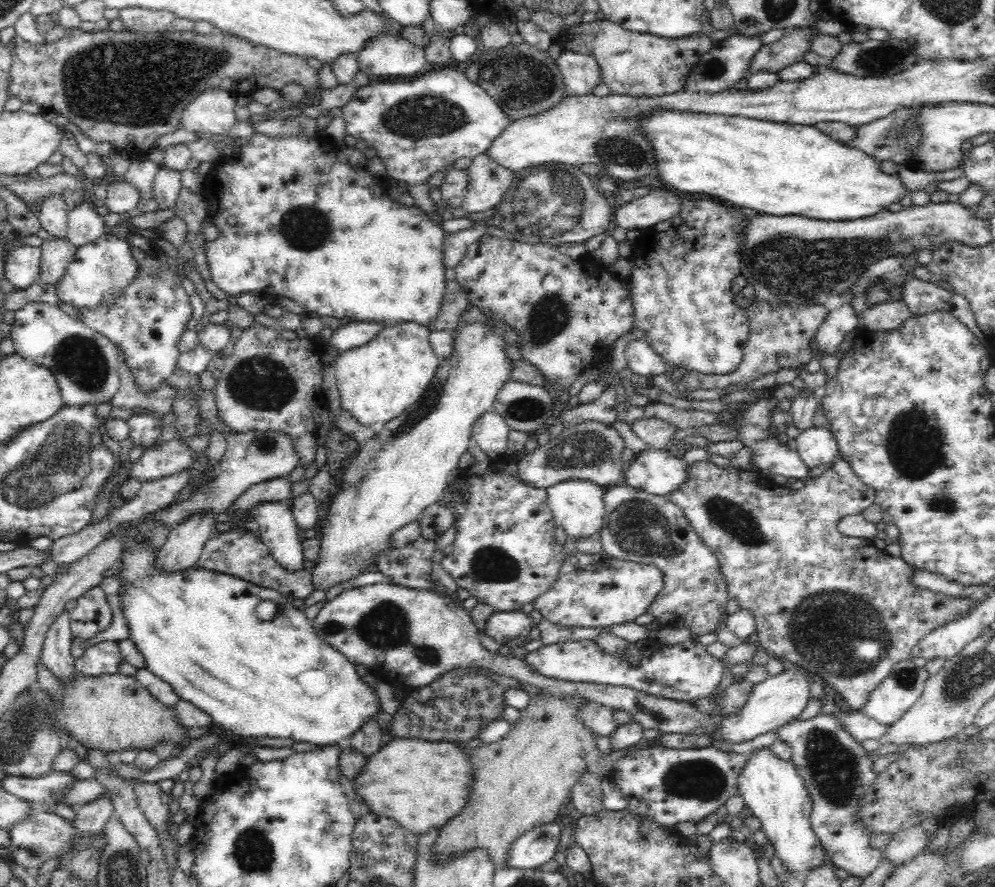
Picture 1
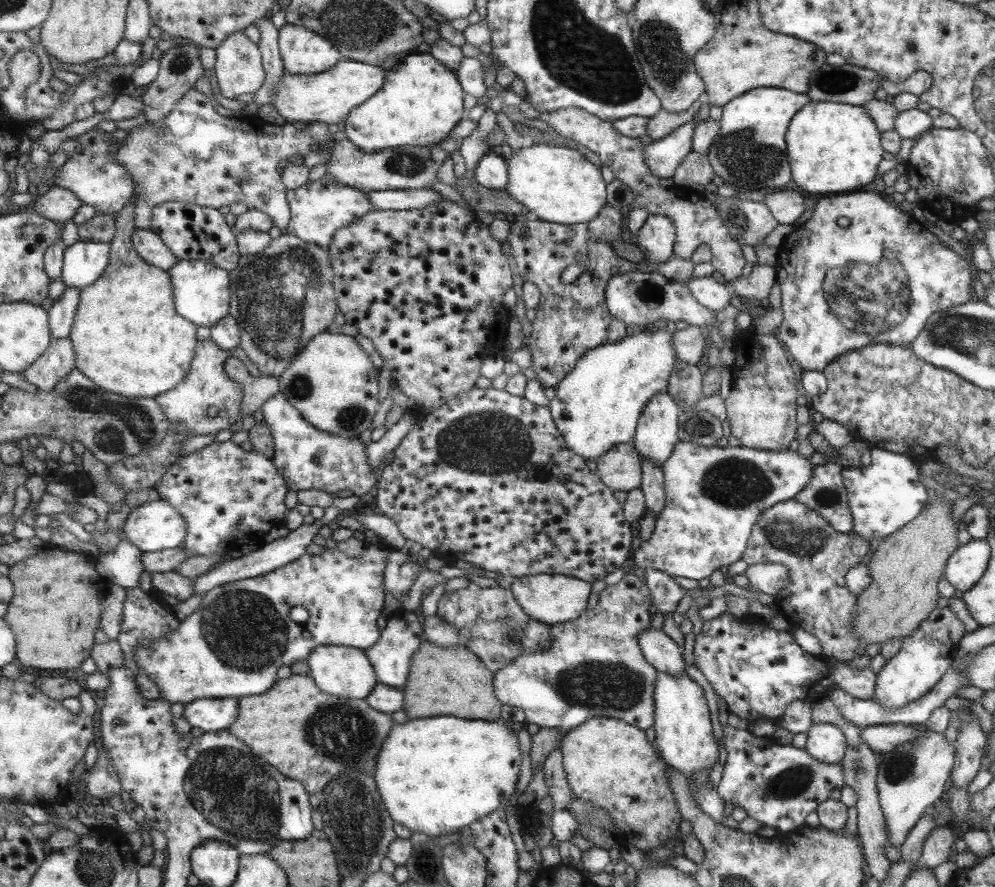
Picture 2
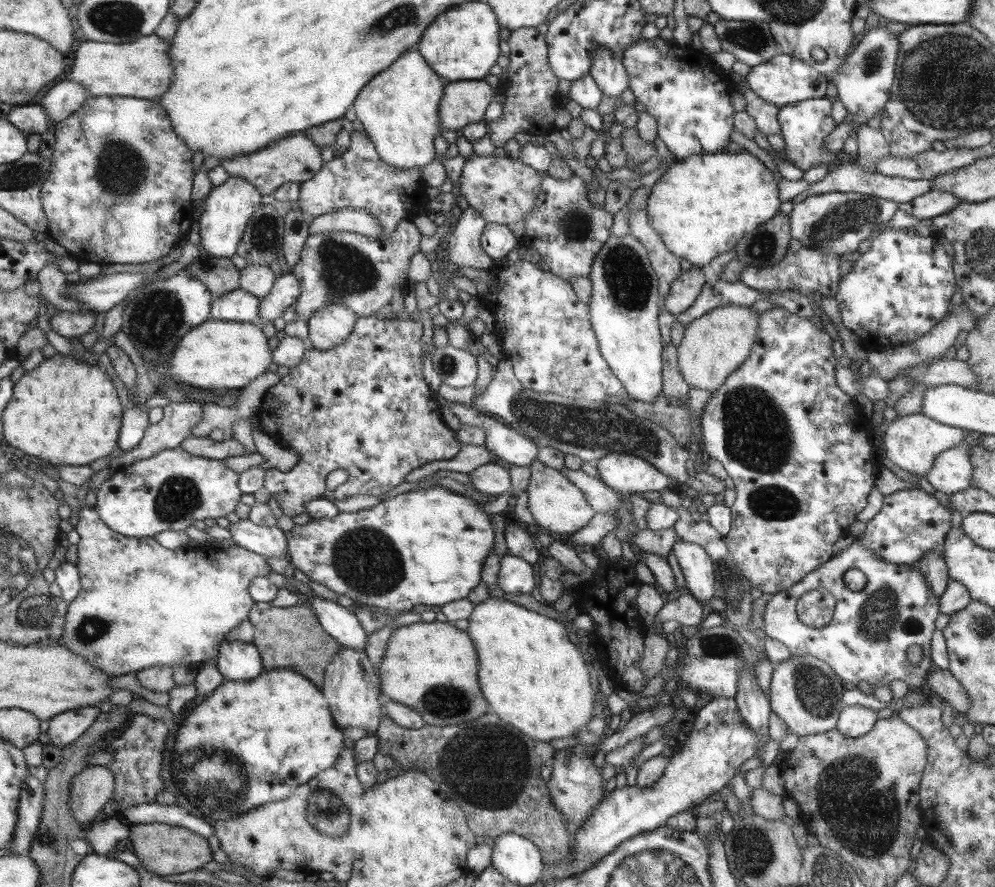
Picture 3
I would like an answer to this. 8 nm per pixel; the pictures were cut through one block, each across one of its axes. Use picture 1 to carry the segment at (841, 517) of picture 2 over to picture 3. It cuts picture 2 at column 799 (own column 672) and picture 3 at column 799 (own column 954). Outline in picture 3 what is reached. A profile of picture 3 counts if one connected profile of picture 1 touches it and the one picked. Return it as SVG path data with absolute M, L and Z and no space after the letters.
M816 585L803 594L796 603L796 616L809 628L823 628L832 620L836 598Z

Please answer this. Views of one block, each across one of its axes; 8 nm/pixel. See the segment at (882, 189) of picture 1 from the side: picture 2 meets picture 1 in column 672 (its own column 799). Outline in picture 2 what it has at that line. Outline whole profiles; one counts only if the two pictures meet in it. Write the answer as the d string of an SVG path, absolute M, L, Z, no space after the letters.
M810 101L793 116L785 134L789 152L787 159L791 169L792 180L797 188L811 194L851 193L857 186L865 186L875 178L875 168L881 162L883 146L881 133L868 112L859 105L840 104L833 101Z

